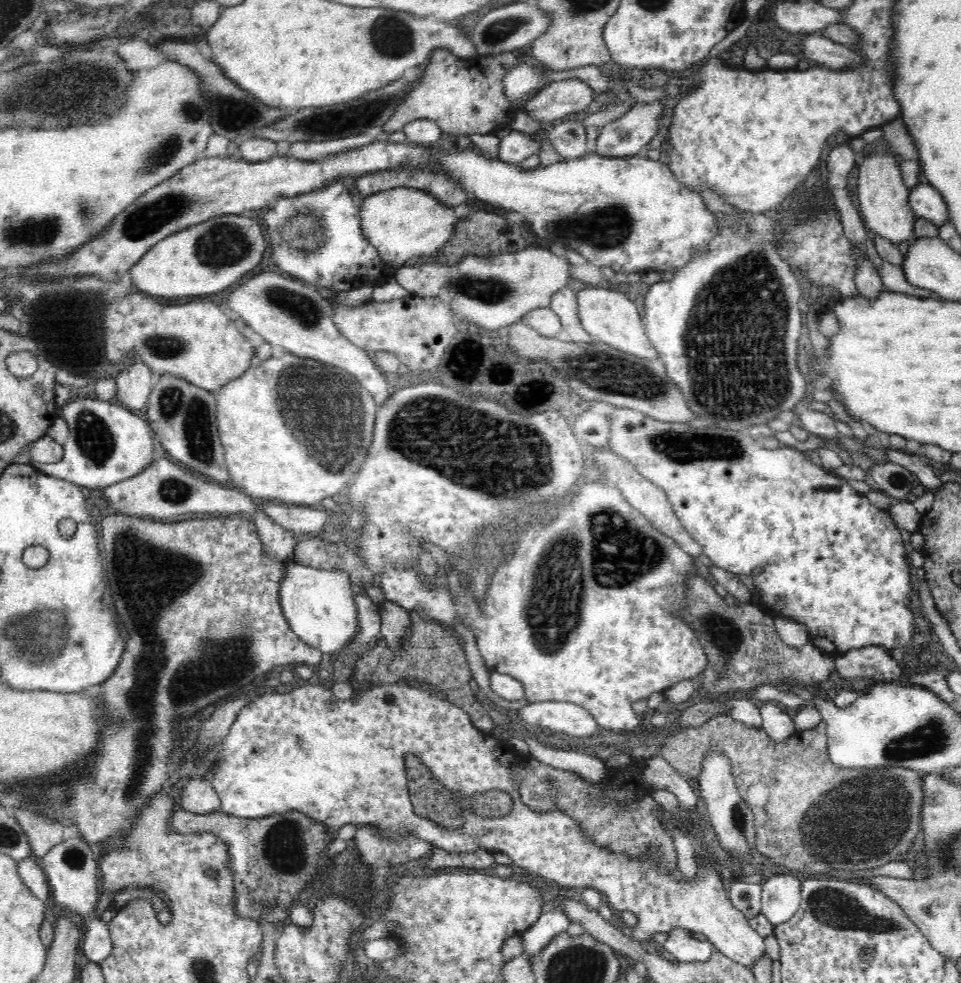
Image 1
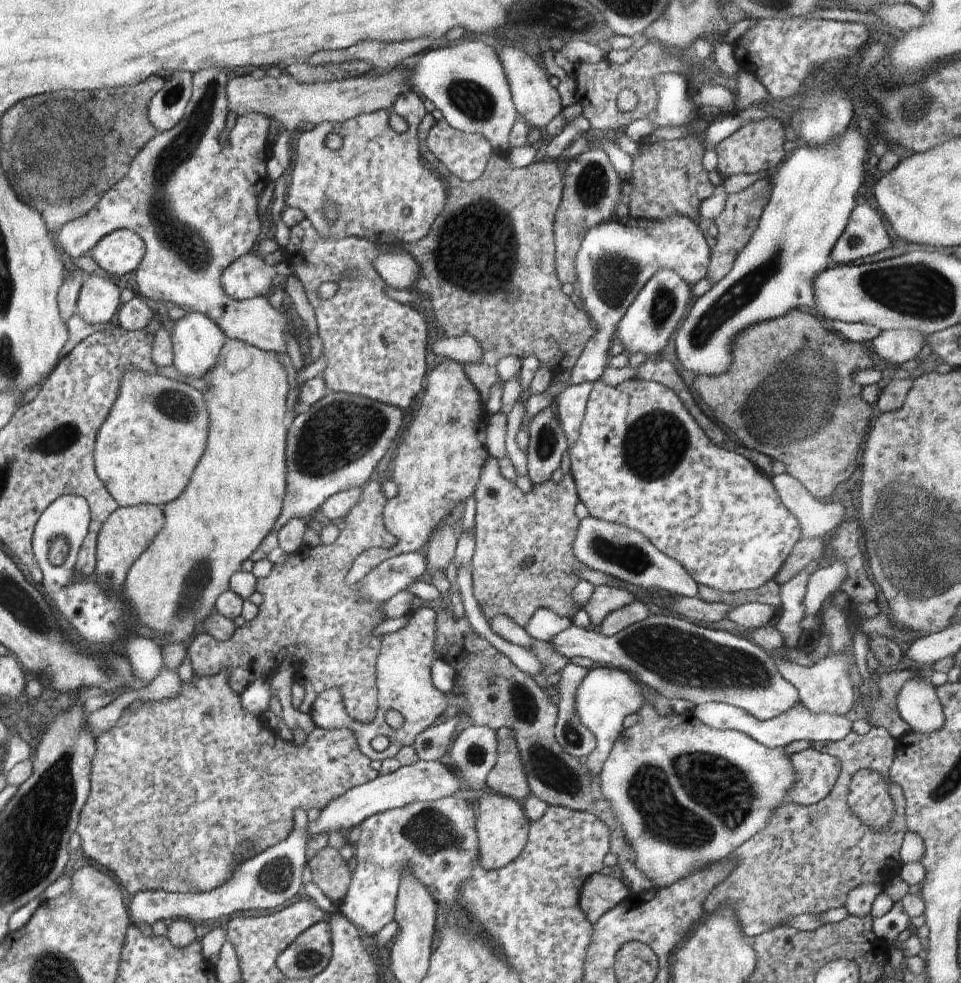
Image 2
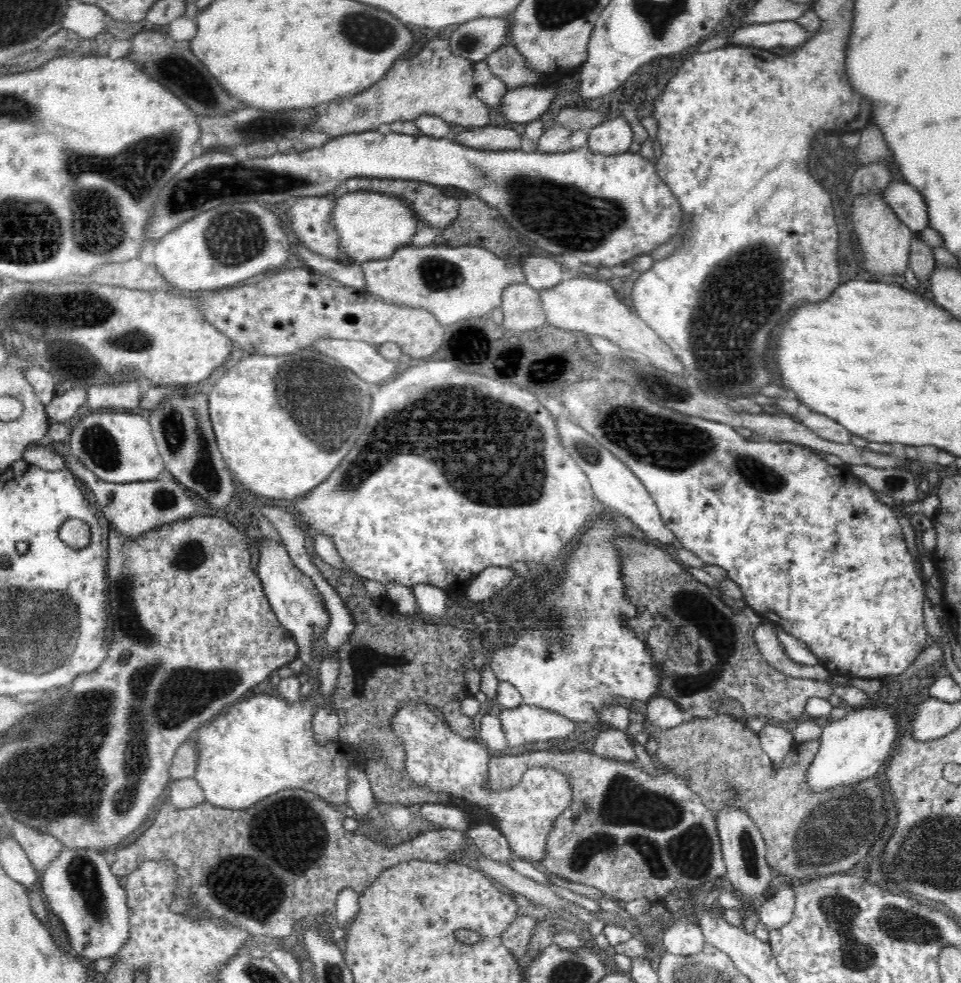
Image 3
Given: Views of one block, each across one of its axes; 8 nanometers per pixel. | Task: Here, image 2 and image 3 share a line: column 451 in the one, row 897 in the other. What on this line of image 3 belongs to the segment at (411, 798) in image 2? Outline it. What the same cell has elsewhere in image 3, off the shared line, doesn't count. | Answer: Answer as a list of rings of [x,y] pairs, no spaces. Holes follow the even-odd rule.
[[[786,878],[782,885],[778,886],[774,895],[765,898],[758,905],[761,921],[769,929],[782,928],[794,915],[796,895],[795,882]]]

